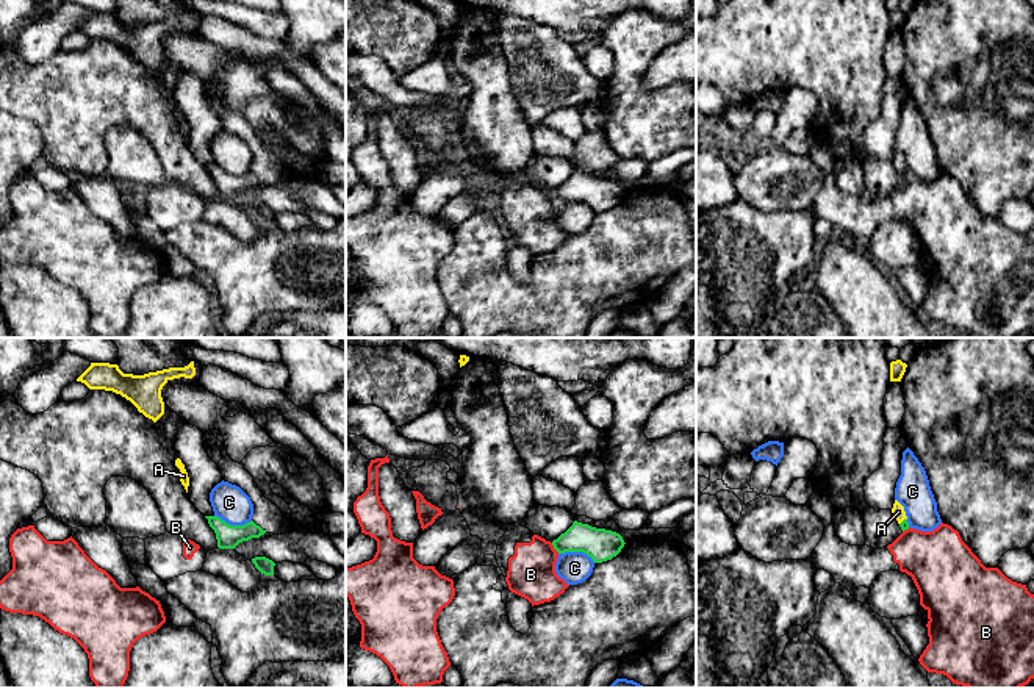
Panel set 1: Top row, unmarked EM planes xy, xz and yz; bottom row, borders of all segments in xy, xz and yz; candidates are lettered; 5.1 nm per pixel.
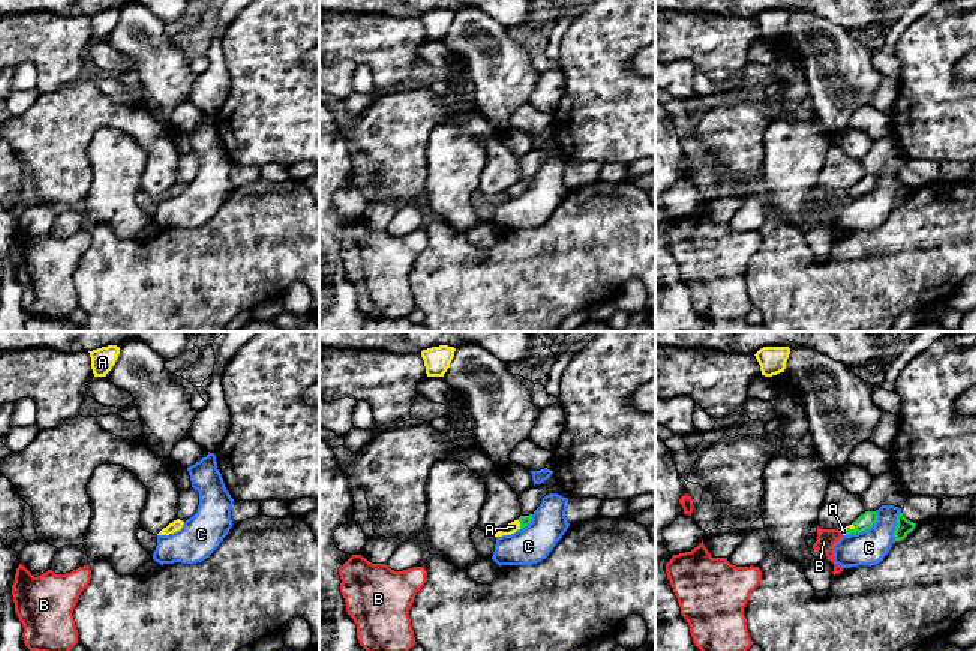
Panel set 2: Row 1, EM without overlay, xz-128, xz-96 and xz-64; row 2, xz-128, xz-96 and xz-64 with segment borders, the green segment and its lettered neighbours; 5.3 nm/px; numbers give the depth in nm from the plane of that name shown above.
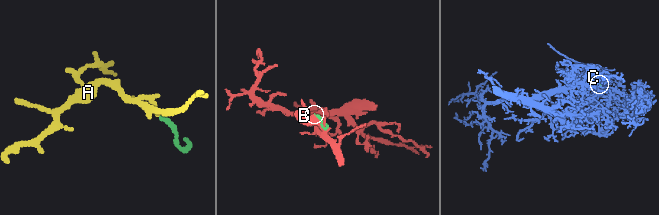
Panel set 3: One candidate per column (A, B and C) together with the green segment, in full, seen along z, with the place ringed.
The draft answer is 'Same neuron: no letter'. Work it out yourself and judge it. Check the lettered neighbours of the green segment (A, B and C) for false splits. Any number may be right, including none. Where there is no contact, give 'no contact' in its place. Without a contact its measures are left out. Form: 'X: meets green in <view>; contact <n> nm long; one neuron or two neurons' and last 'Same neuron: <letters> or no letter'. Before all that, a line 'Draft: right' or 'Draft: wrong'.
Draft: wrong
A: meets green in yz; contact 50 nm long; one neuron
B: meets green in xz; contact 70 nm long; two neurons
C: meets green in xz; contact 200 nm long; two neurons
Same neuron: A

